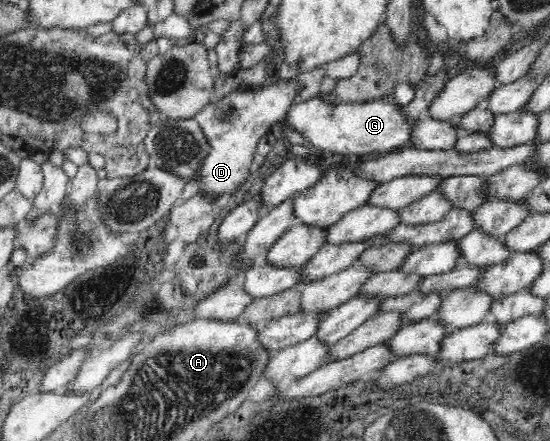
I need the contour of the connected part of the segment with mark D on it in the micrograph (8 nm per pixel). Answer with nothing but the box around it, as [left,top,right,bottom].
[191,74,299,200]

